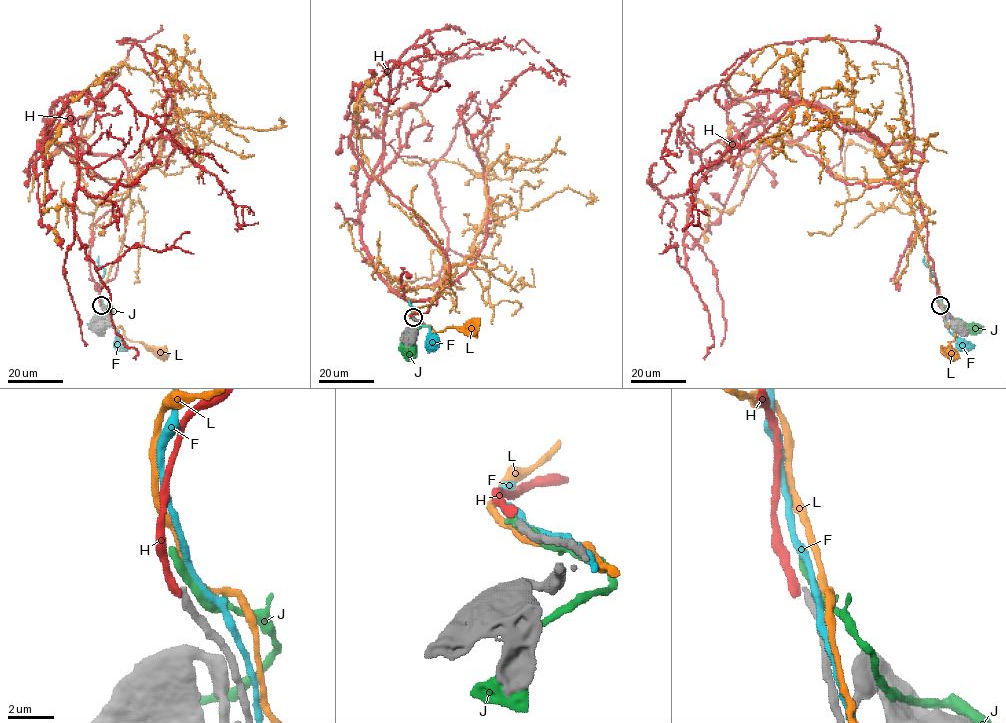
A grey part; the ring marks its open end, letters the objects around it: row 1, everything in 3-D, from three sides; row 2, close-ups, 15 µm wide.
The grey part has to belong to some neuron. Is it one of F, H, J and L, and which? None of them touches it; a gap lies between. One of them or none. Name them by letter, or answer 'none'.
none

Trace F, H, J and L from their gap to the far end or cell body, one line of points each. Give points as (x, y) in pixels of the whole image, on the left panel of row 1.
F: (103, 304), (111, 325), (118, 331), (120, 344)
H: (101, 305), (125, 232), (128, 170), (118, 158), (50, 135), (59, 100), (76, 152), (76, 235), (135, 359)
J: (102, 304), (112, 313), (101, 320), (100, 327)
L: (103, 304), (108, 306), (114, 326), (119, 326), (124, 335), (150, 346), (158, 354)

